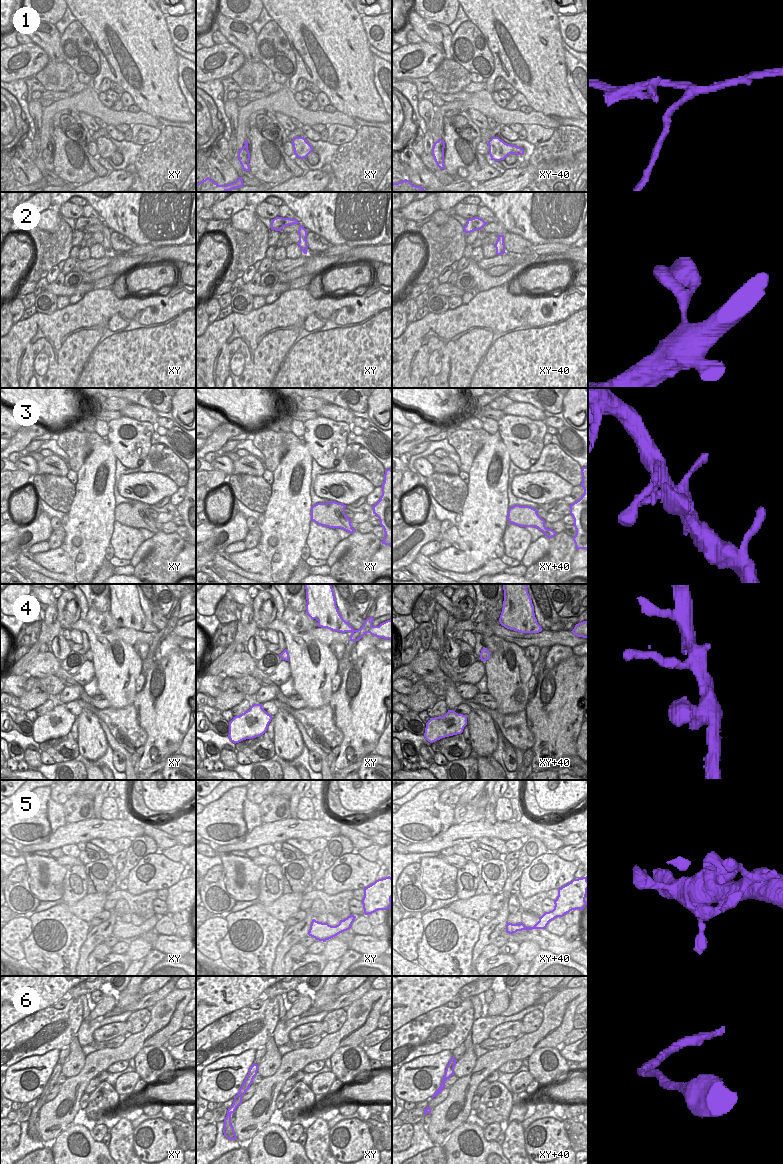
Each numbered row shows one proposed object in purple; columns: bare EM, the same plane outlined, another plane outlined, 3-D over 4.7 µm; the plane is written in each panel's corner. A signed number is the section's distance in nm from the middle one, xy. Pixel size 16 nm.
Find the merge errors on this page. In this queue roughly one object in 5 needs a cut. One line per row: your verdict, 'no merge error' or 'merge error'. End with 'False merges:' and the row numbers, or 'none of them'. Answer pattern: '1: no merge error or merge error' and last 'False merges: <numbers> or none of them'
1: no merge error
2: no merge error
3: no merge error
4: no merge error
5: no merge error
6: no merge error
False merges: none of them

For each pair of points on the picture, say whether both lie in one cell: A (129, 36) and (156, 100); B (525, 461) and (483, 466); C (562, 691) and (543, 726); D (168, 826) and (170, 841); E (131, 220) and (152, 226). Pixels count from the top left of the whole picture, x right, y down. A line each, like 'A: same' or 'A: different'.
A: same
B: different
C: same
D: different
E: same

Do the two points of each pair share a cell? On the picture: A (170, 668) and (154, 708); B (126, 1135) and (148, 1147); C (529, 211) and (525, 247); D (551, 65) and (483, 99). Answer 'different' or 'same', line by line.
A: same
B: different
C: different
D: different

